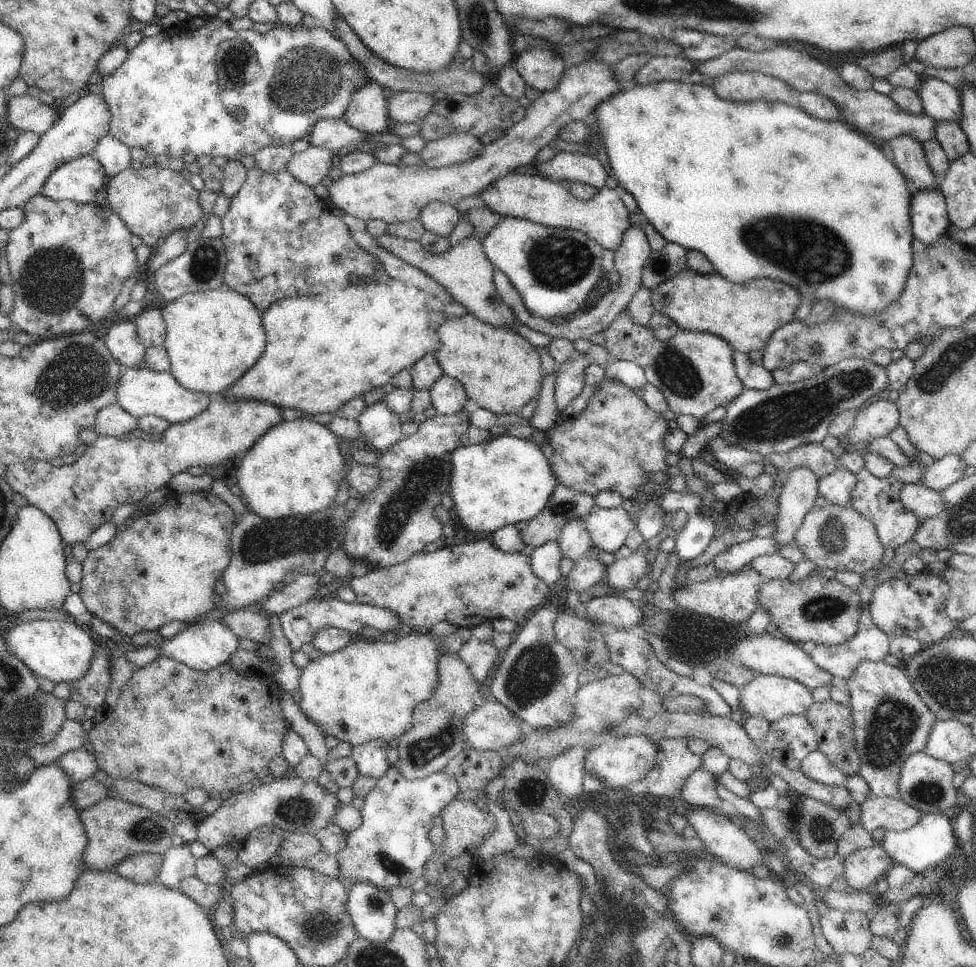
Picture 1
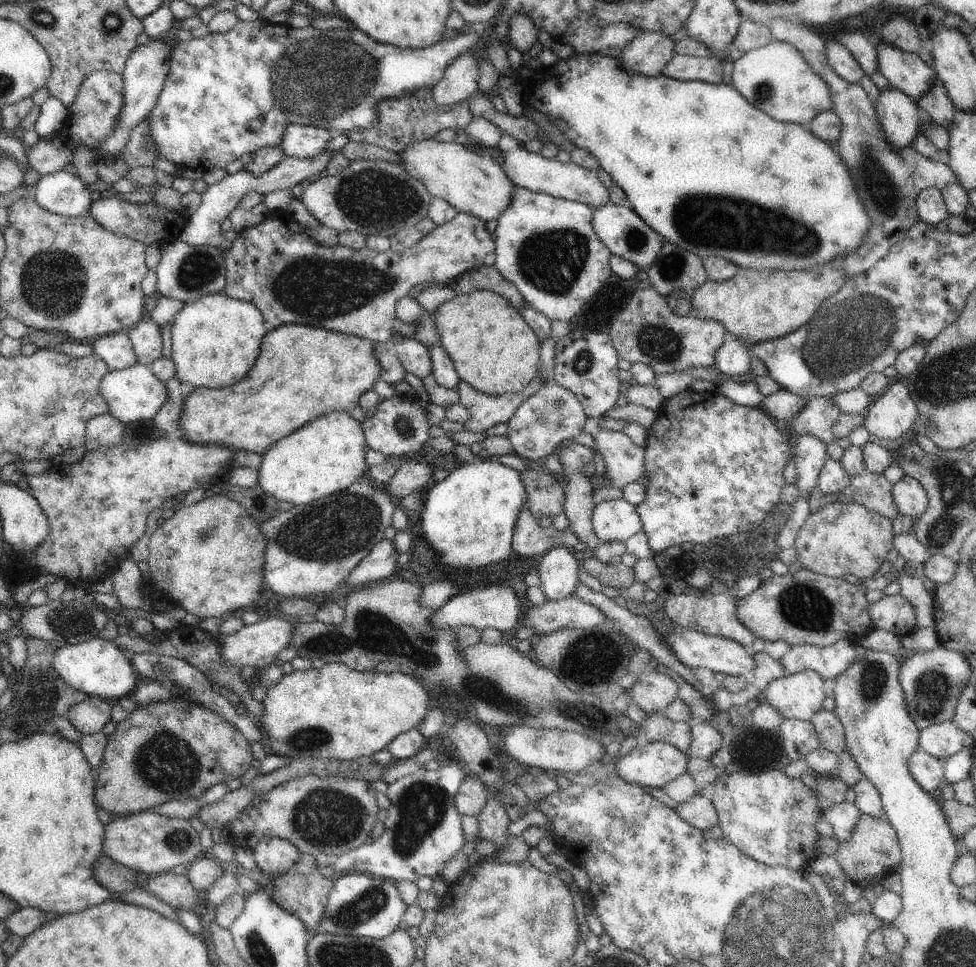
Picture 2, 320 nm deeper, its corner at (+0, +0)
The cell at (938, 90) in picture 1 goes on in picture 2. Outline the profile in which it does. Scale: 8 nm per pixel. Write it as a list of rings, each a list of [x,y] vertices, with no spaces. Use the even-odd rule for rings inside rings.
[[[878,41],[875,45],[877,70],[895,89],[917,100],[931,87],[934,70],[918,57],[896,48],[892,43]]]

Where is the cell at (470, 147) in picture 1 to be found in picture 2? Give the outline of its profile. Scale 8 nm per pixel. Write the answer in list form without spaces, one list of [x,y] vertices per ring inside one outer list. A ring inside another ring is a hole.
[[[510,133],[504,134],[500,139],[499,148],[505,158],[503,169],[516,187],[524,187],[534,192],[548,193],[567,201],[578,201],[590,206],[595,211],[610,203],[609,190],[602,185],[597,173],[594,171],[586,170],[571,162],[561,163],[557,160],[545,159],[539,153],[531,153]]]

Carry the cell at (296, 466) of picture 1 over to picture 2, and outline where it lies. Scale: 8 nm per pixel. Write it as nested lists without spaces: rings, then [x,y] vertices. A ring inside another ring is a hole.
[[[344,411],[323,414],[269,448],[262,456],[258,485],[278,500],[305,505],[366,478],[369,470],[364,459],[367,450],[360,421]]]

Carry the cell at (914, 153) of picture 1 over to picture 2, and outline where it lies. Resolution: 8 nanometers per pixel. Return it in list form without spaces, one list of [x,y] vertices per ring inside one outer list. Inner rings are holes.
[[[894,87],[881,90],[876,102],[878,118],[887,134],[887,141],[896,149],[906,149],[908,145],[912,146],[913,140],[918,134],[921,126],[919,115],[919,104],[911,96],[903,93],[900,89]]]

